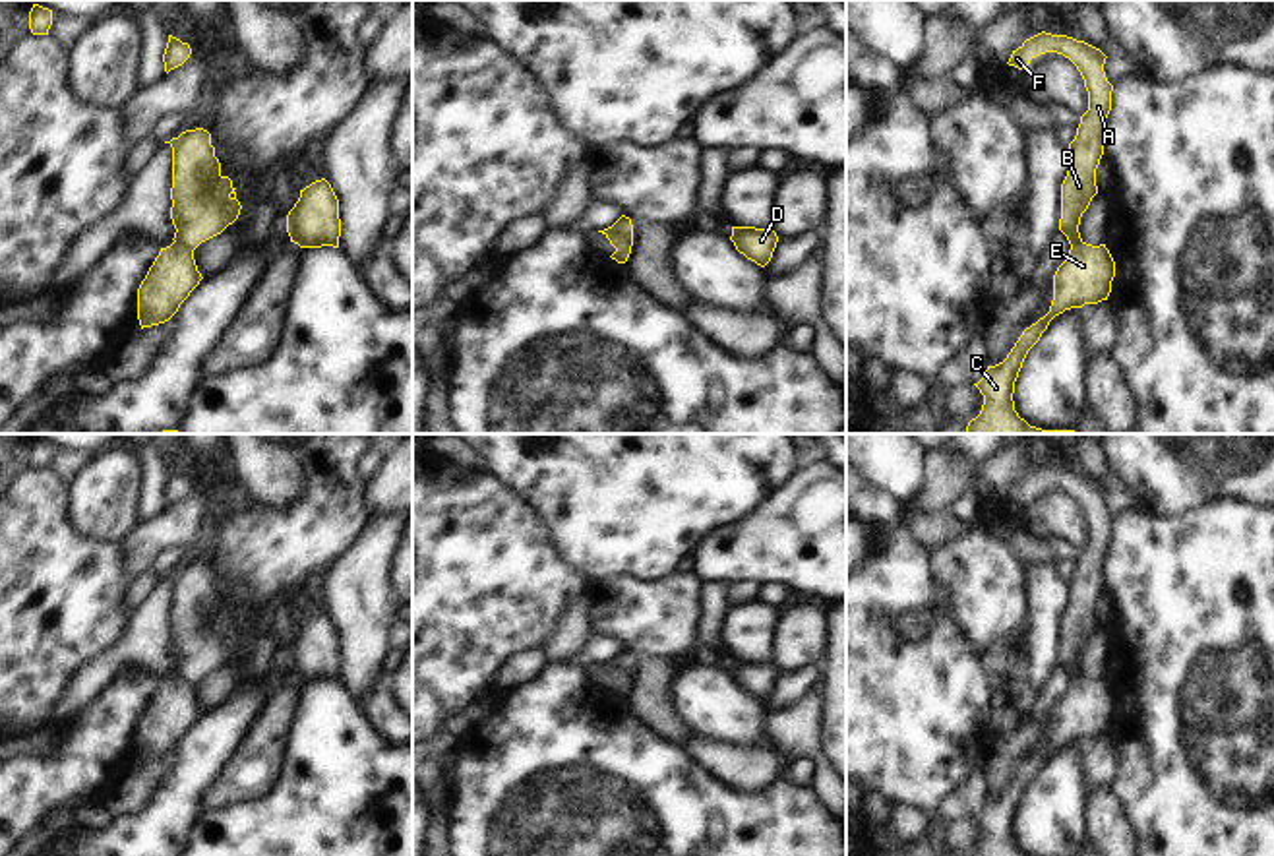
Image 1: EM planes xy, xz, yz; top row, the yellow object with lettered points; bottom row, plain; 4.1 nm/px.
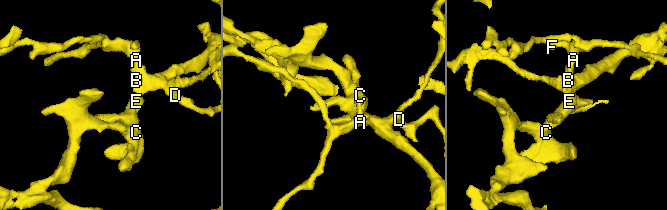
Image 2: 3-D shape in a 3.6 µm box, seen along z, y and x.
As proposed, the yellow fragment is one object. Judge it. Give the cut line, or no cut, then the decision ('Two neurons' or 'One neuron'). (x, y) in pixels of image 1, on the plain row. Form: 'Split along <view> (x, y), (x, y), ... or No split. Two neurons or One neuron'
Split along xz (612, 659), (632, 674). Two neurons.

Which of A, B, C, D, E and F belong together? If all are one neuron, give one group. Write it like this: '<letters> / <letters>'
A B D F / C E

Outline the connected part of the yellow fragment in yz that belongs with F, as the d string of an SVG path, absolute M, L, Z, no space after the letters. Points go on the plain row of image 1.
M1038 467L1026 473L1009 492L1009 500L1024 504L1032 492L1057 486L1069 492L1084 513L1088 525L1088 544L1080 550L1075 573L1069 577L1069 604L1061 618L1059 664L1069 678L1078 678L1080 651L1098 627L1096 602L1104 589L1104 556L1111 544L1113 519L1107 515L1106 488L1067 469Z

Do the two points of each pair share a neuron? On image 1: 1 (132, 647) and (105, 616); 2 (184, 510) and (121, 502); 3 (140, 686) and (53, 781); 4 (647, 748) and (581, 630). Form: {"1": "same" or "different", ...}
{"1": "different", "2": "different", "3": "same", "4": "different"}

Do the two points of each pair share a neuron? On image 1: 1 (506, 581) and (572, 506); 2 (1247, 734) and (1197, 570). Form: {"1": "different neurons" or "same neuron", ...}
{"1": "different neurons", "2": "same neuron"}

